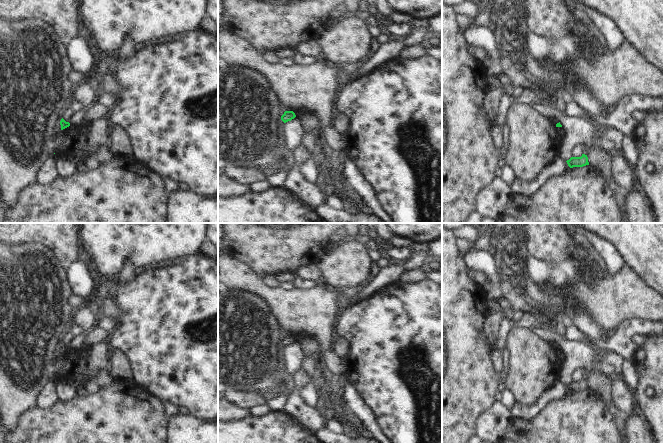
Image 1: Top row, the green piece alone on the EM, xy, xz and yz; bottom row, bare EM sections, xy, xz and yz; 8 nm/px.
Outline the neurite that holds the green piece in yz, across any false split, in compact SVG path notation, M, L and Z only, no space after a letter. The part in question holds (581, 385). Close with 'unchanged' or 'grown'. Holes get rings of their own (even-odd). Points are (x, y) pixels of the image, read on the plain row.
M582 378L581 381L571 381L566 386L567 386L567 388L570 392L583 391L583 390L586 390L586 389L589 389L588 381L585 378Z; unchanged

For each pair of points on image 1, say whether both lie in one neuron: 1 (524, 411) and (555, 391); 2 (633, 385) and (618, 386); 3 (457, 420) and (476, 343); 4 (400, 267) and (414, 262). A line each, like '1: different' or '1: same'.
1: same
2: different
3: same
4: same

